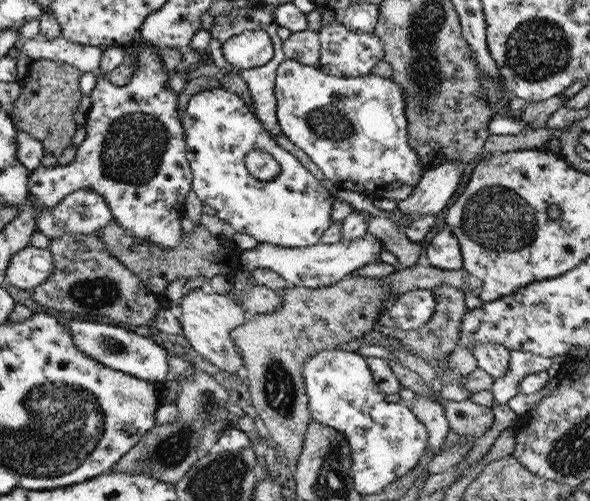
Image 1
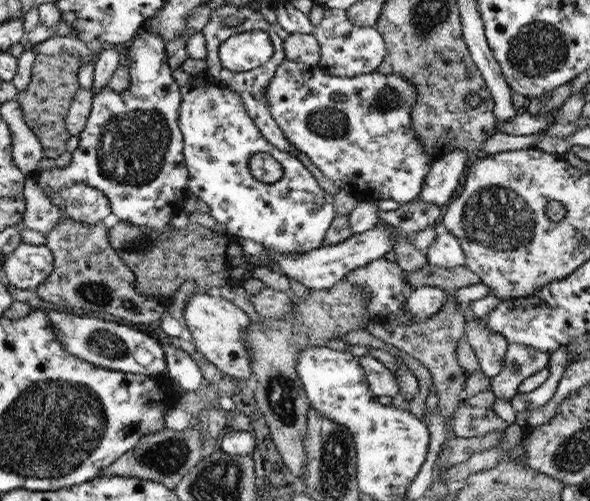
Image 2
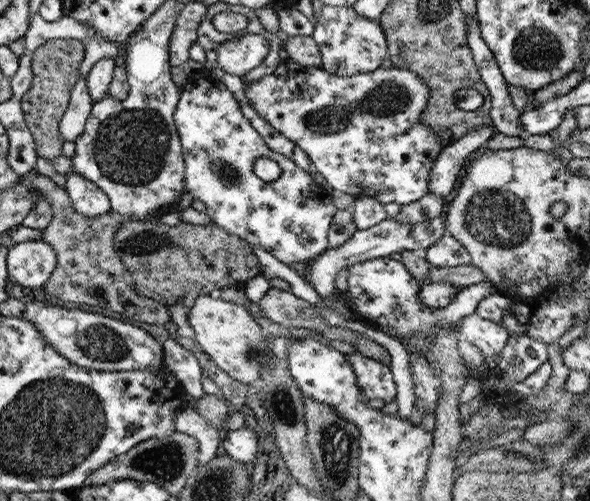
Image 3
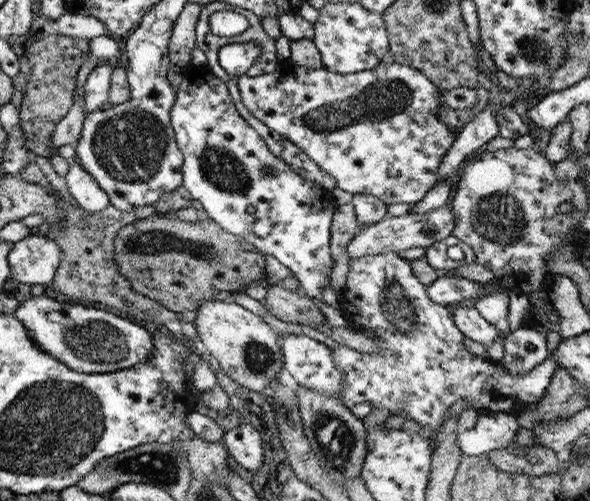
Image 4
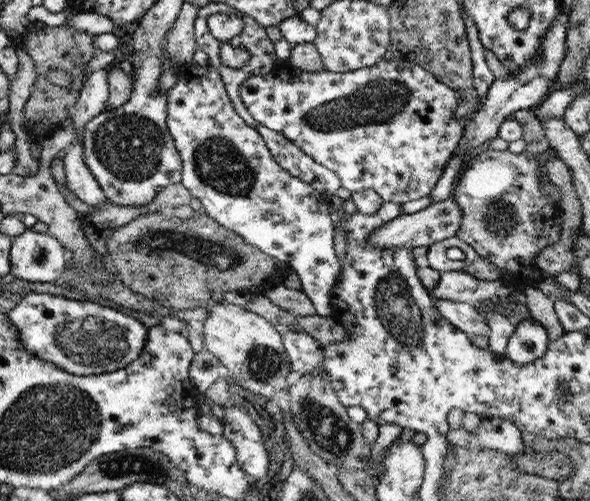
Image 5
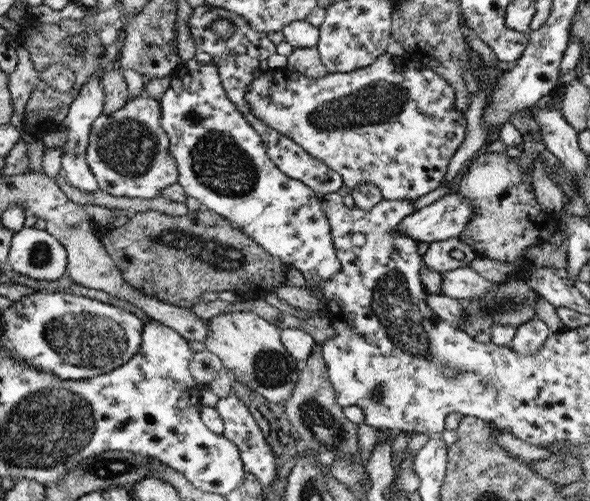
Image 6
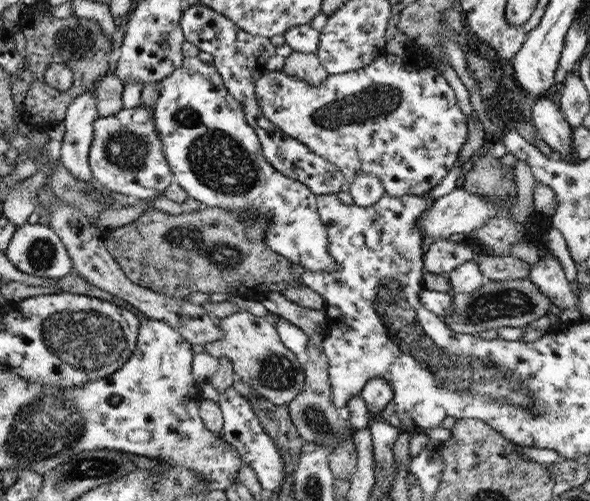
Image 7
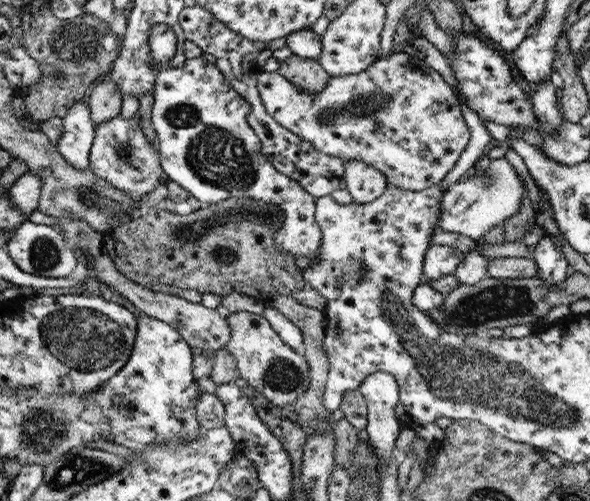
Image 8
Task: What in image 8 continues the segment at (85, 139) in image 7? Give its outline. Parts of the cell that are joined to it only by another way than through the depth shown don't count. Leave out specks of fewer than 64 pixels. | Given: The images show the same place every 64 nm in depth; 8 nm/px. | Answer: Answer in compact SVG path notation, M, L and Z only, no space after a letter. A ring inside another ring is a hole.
M80 99L76 108L64 119L64 132L58 140L57 150L76 169L89 169L89 154L93 146L95 126L90 116L88 101Z

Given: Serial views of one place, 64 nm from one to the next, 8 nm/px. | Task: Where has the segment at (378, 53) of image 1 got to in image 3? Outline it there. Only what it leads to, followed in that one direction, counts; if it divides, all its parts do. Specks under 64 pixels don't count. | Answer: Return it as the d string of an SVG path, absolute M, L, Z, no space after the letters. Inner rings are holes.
M324 5L311 35L321 52L320 67L330 74L343 77L376 70L381 66L388 49L384 31L379 27L378 20L358 16L352 6Z

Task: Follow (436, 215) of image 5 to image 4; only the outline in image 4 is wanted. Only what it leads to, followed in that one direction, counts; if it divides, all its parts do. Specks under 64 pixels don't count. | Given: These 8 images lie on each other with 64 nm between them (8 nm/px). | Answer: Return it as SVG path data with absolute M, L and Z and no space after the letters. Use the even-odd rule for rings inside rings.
M451 201L444 206L425 212L424 214L404 214L402 216L386 216L377 223L372 223L367 226L367 229L358 231L350 244L346 246L348 259L360 259L368 255L386 255L386 253L397 254L400 251L411 248L430 247L433 243L439 242L452 235L454 230L454 213L451 209Z

